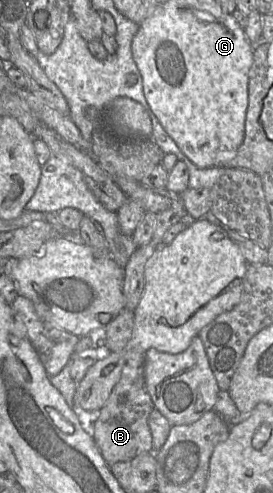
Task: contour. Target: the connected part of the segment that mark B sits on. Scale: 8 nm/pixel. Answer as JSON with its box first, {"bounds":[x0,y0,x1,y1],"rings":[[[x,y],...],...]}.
{"bounds":[89,353,154,466],"rings":[[[145,353],[133,356],[126,362],[119,381],[101,407],[99,416],[89,428],[91,436],[108,466],[117,462],[130,461],[138,455],[149,453],[152,450],[152,435],[148,419],[154,409],[154,404],[146,389],[144,369]]]}

